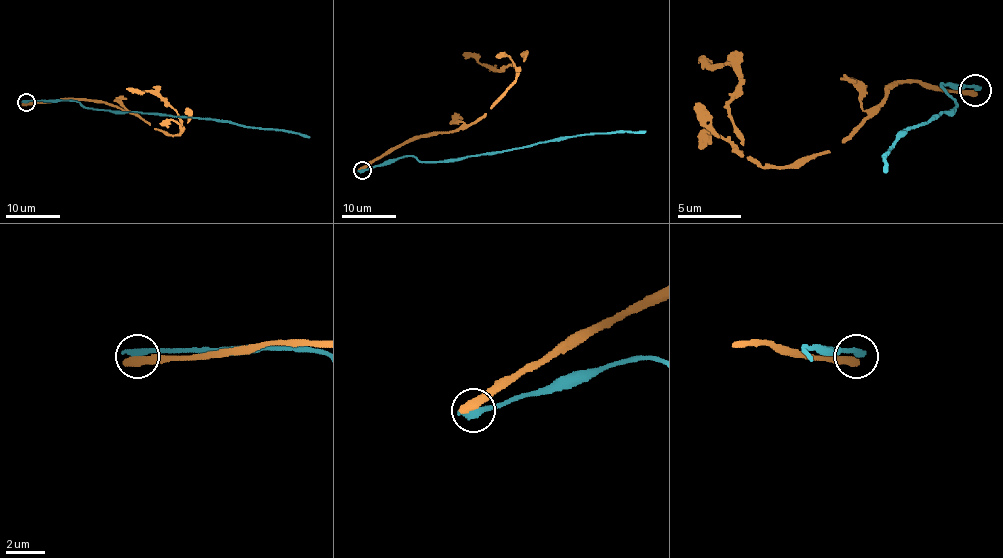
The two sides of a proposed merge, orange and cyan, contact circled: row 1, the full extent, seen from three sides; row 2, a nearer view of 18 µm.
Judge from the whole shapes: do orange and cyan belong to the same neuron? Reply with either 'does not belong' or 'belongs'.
does not belong

